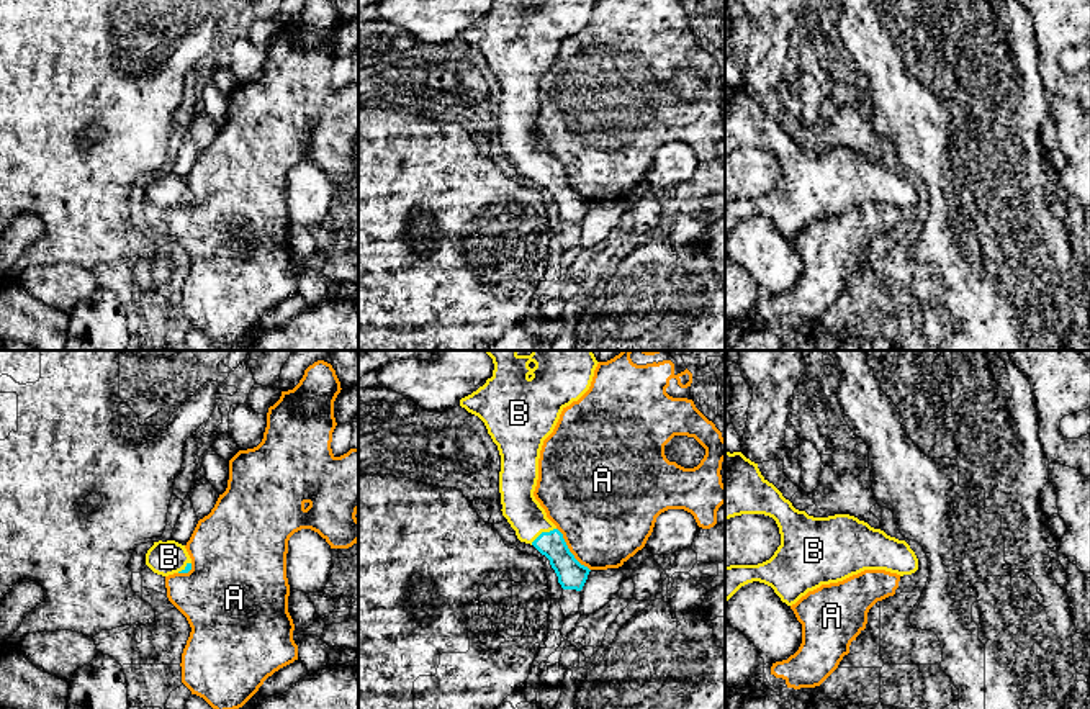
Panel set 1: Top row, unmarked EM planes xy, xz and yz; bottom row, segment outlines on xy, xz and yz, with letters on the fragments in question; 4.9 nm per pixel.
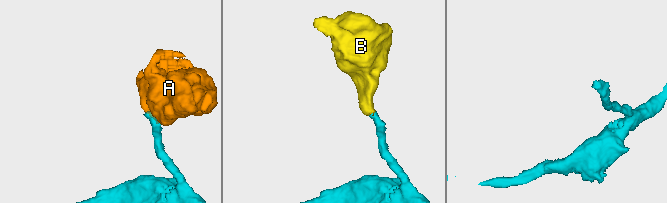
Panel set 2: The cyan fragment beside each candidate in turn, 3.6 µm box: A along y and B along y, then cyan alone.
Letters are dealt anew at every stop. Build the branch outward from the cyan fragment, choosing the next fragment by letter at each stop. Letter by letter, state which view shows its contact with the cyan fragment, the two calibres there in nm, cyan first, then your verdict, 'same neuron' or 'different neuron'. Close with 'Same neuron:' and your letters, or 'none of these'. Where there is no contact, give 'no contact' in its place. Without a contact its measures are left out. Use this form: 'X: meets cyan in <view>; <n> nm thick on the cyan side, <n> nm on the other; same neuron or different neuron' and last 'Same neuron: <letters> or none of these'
A: meets cyan in xz; 140 nm thick on the cyan side, 460 nm on the other; different neuron
B: meets cyan in xz; 140 nm thick on the cyan side, 180 nm on the other; same neuron
Same neuron: B

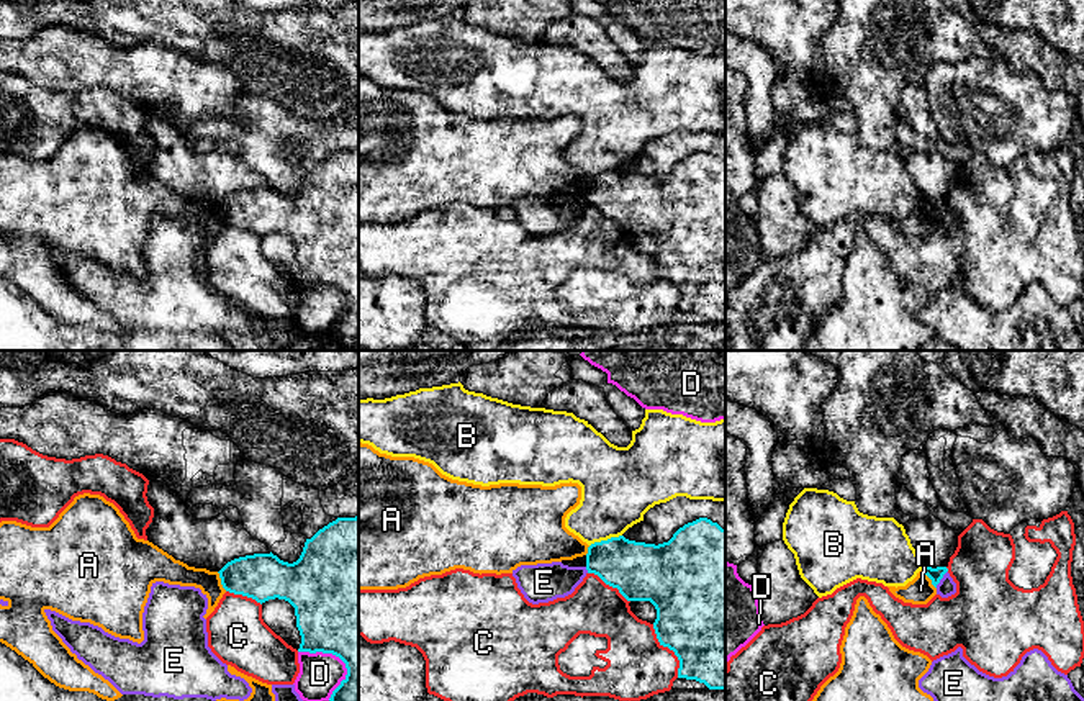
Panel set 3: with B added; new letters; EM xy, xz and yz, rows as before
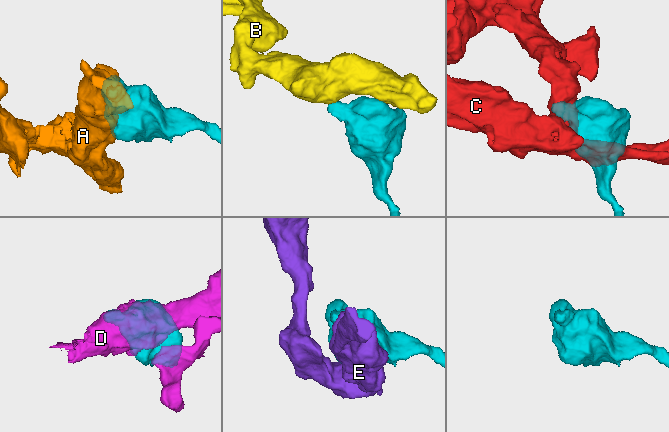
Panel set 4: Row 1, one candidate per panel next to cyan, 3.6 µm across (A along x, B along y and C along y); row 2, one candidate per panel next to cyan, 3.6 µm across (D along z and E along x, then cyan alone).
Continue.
A: meets cyan in xy; 240 nm thick on the cyan side, 130 nm on the other; different neuron
B: meets cyan in xz; 280 nm thick on the cyan side, 360 nm on the other; different neuron
C: meets cyan in xz; 500 nm thick on the cyan side, 300 nm on the other; different neuron
D: meets cyan in xy; 500 nm thick on the cyan side, 200 nm on the other; different neuron
E: meets cyan in yz; 70 nm thick on the cyan side, 90 nm on the other; different neuron
Same neuron: none of these

